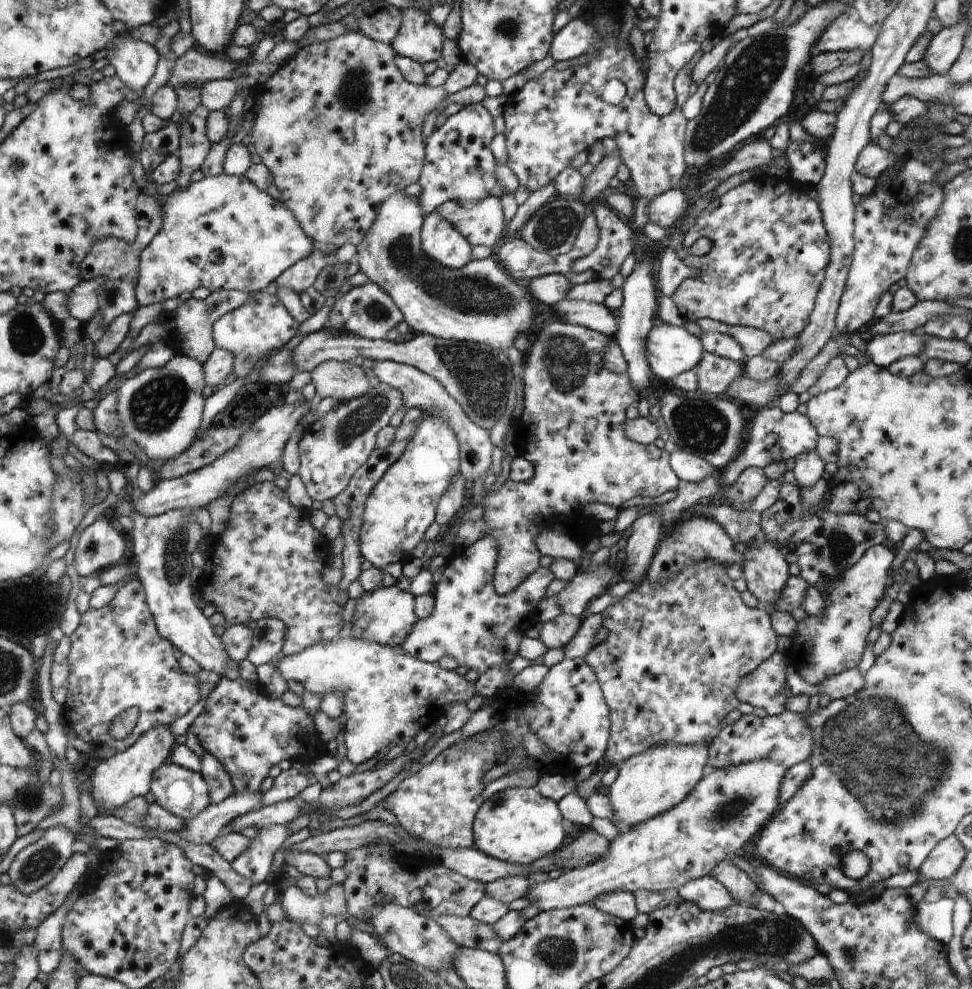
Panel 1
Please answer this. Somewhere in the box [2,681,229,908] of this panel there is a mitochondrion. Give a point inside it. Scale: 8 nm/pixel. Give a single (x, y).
(44, 860)

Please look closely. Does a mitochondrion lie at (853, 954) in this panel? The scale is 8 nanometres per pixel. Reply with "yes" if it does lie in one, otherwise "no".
yes

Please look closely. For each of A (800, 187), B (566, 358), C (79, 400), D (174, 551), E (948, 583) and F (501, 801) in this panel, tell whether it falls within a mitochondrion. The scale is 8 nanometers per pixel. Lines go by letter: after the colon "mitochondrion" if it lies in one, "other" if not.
A: other
B: mitochondrion
C: other
D: mitochondrion
E: other
F: mitochondrion

